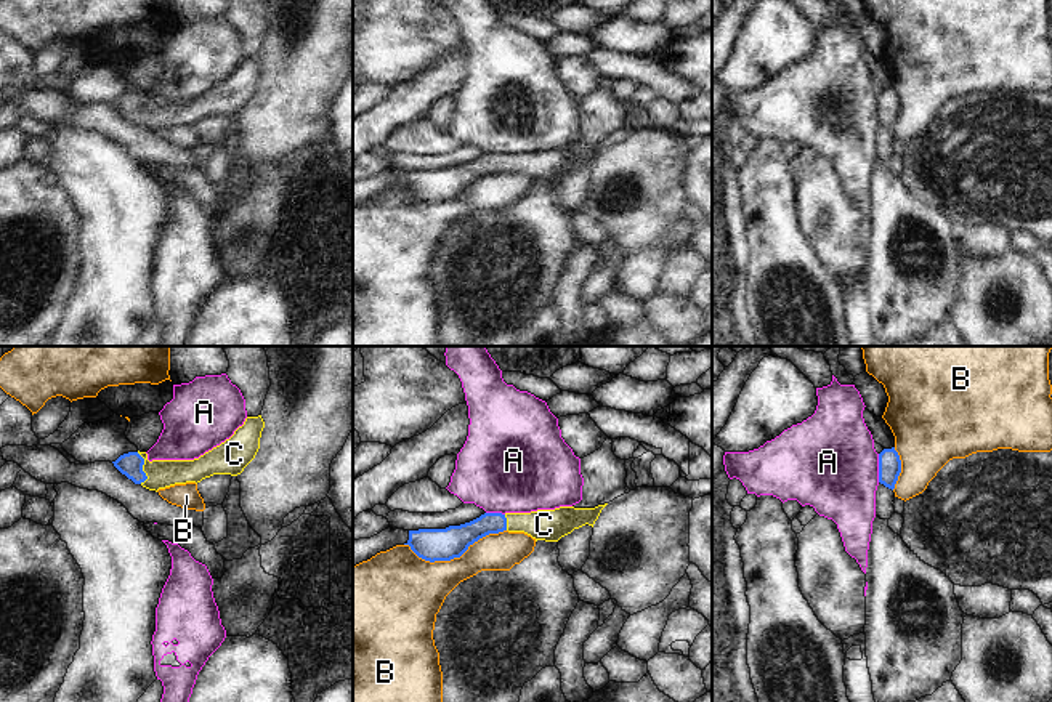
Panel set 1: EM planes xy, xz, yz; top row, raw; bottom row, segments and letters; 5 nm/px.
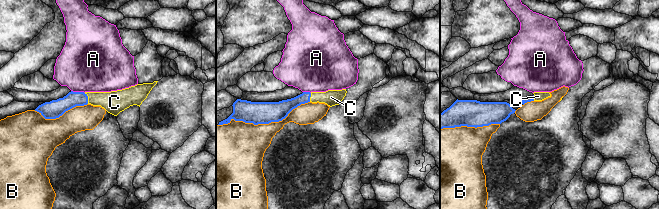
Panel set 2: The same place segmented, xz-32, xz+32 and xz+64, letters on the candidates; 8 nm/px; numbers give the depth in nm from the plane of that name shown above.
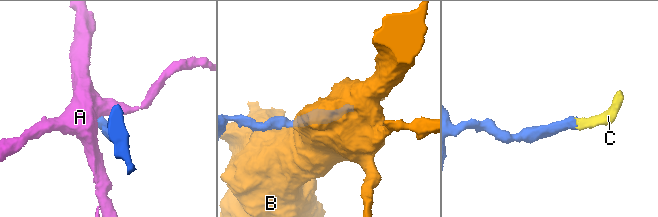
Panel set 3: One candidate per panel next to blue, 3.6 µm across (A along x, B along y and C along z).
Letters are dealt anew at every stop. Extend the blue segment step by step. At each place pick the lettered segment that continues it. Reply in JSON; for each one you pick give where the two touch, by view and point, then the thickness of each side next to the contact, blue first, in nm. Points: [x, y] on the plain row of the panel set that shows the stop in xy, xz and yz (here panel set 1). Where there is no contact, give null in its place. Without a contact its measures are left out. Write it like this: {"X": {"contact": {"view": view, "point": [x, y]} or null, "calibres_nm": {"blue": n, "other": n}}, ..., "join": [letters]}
{"C": {"contact": {"view": "xy", "point": [141, 109]}, "calibres_nm": {"blue": 120, "other": 140}}, "join": ["C"]}

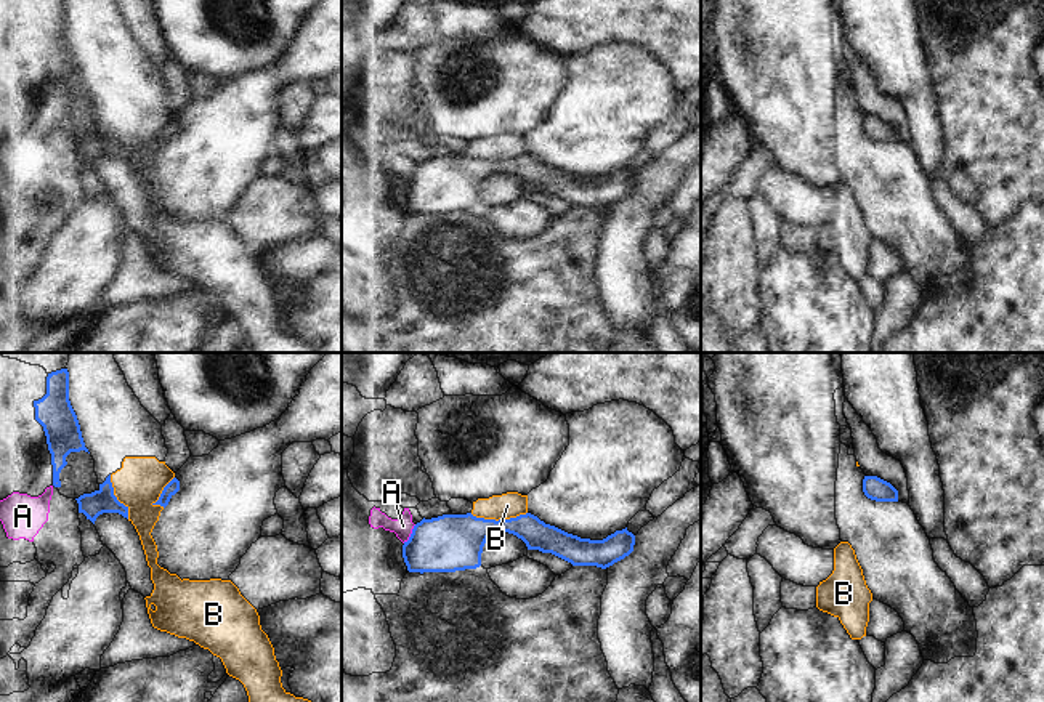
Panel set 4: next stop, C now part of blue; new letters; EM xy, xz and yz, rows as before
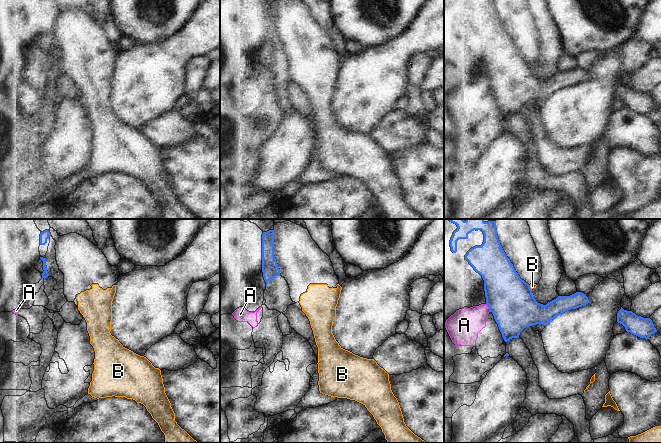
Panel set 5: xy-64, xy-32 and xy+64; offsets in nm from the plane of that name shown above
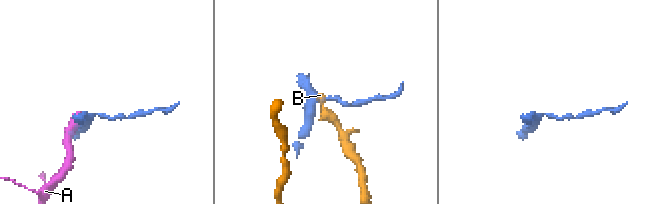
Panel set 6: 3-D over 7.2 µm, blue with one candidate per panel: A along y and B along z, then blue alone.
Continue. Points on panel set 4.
{"join": []}

